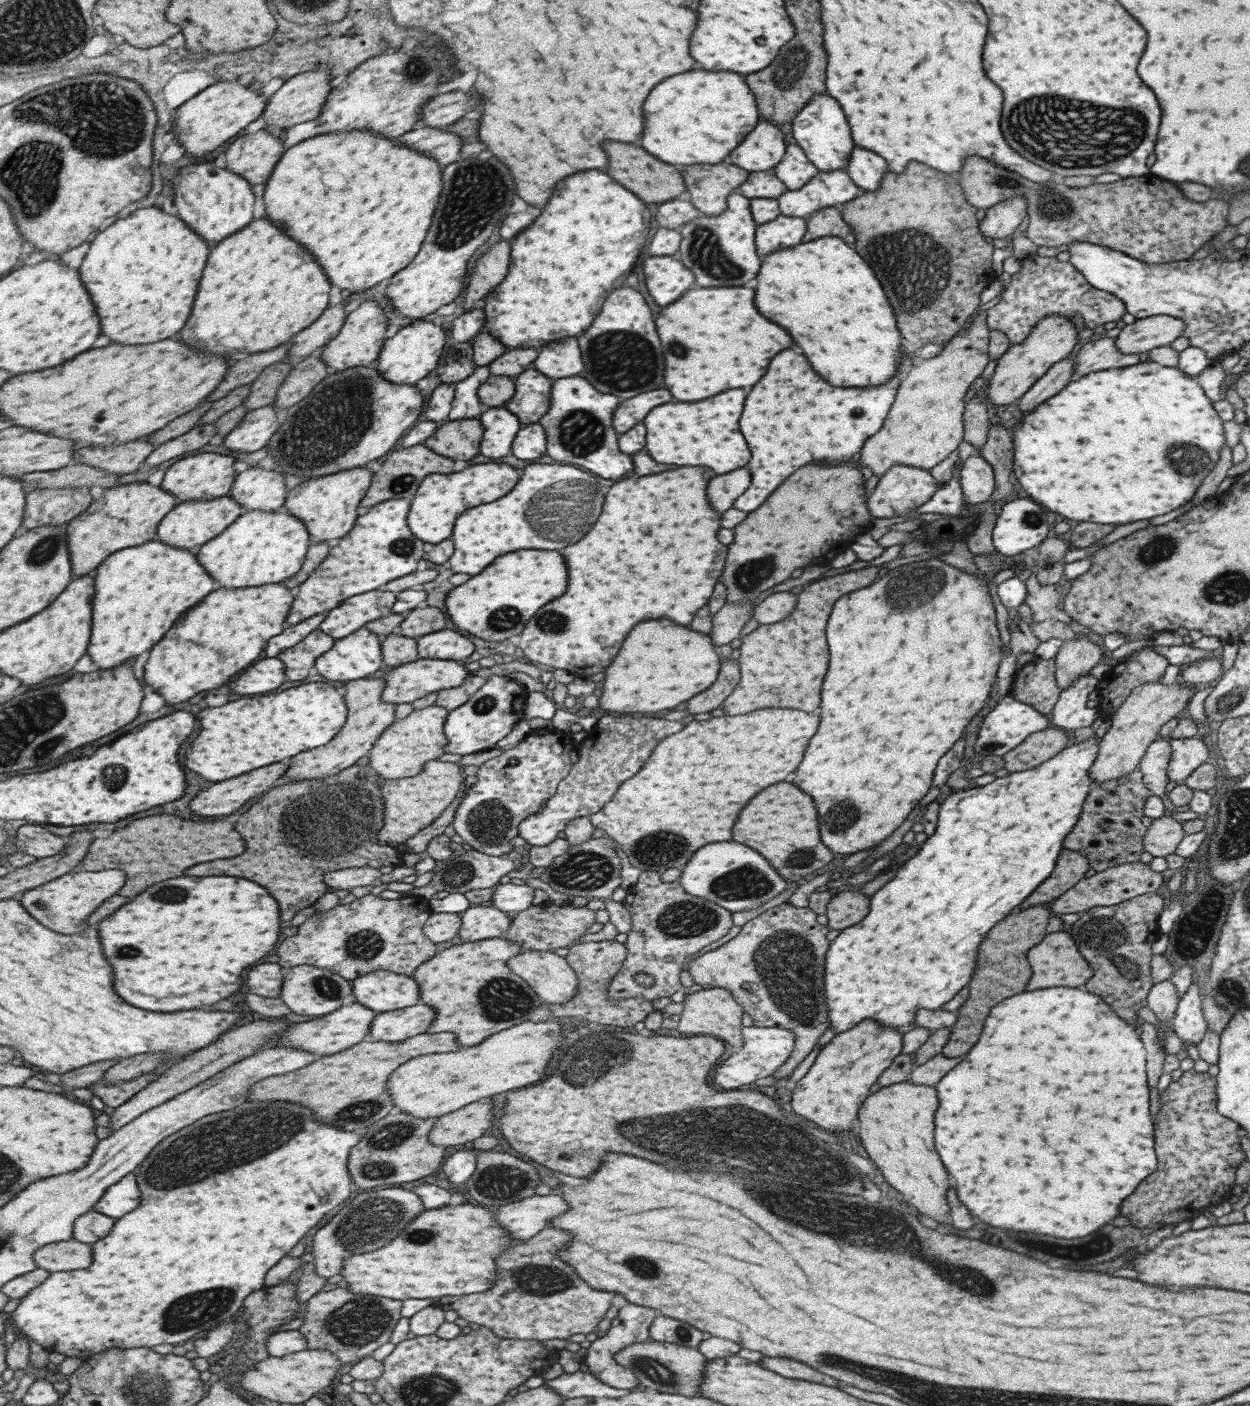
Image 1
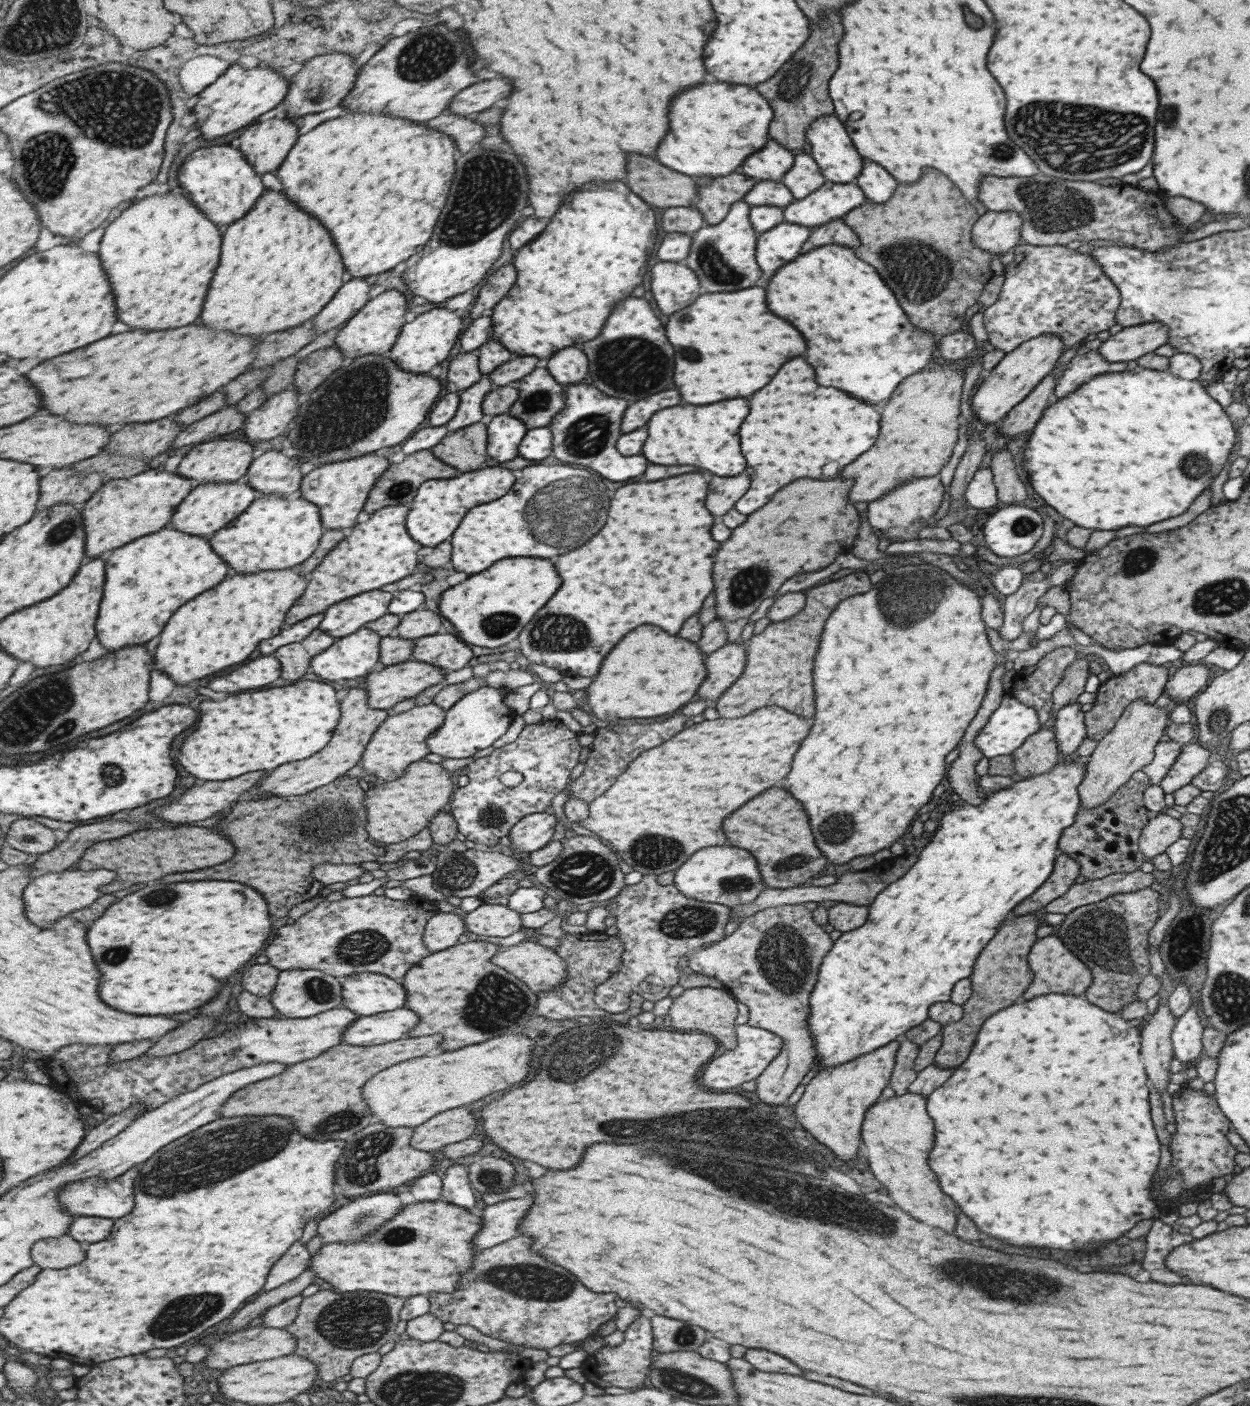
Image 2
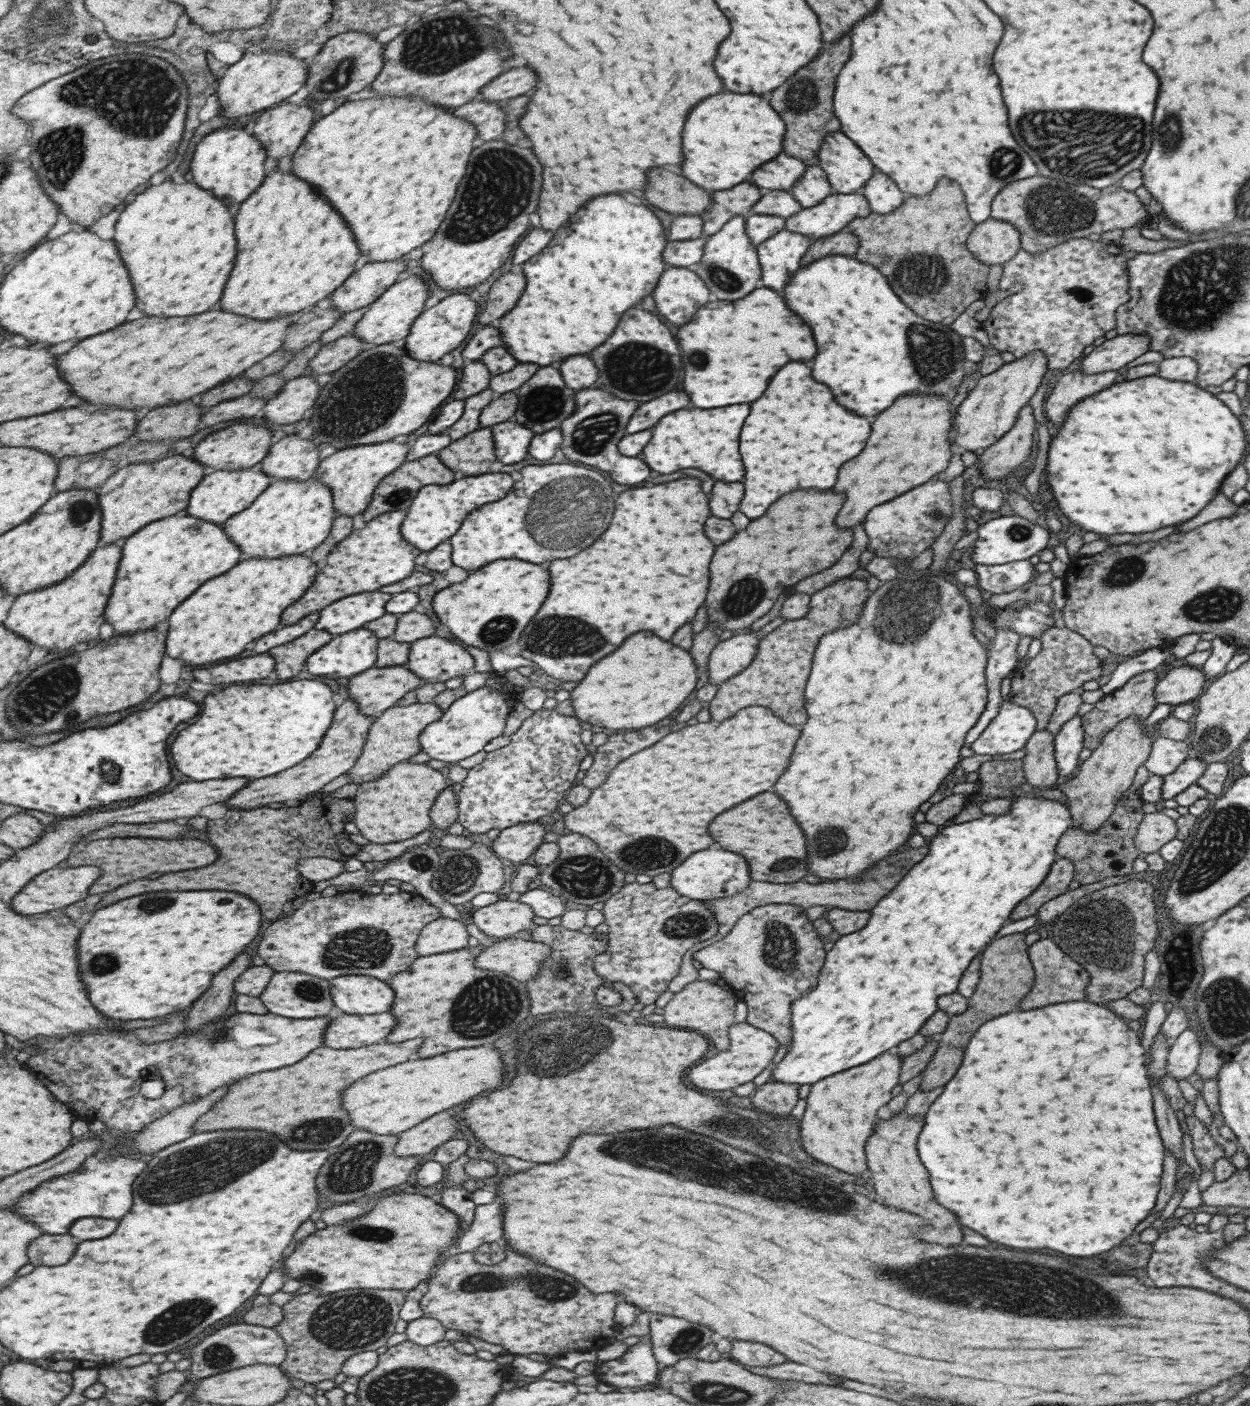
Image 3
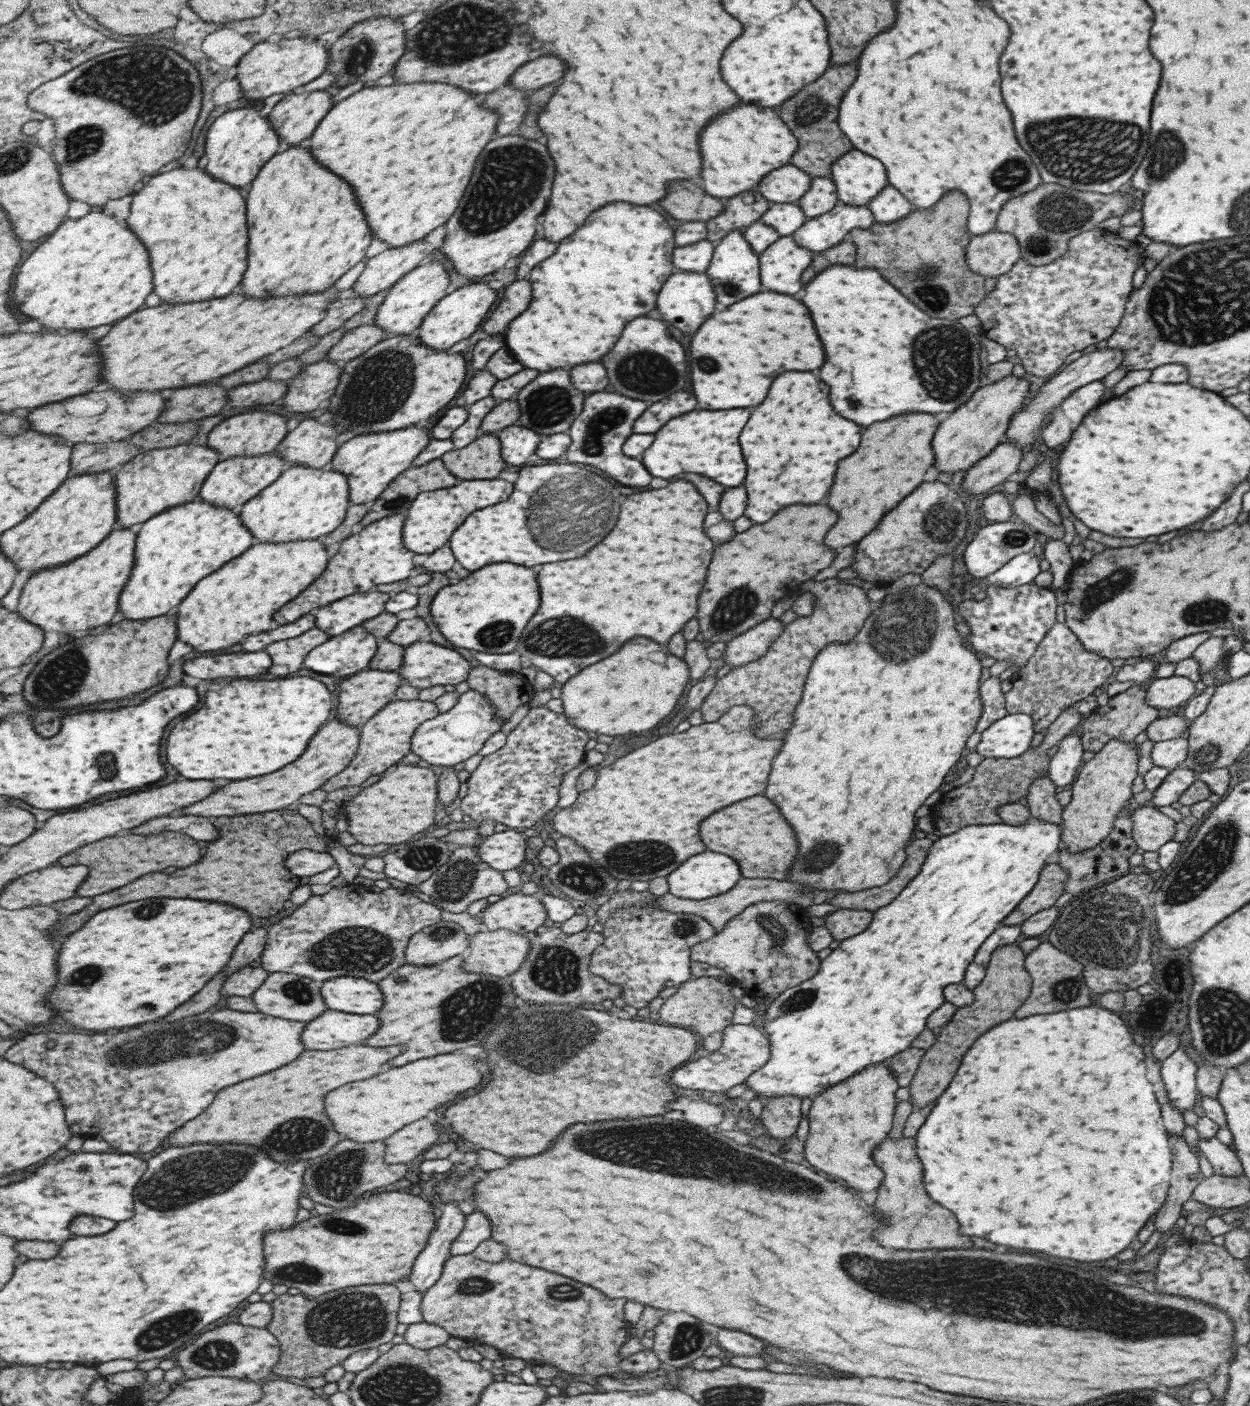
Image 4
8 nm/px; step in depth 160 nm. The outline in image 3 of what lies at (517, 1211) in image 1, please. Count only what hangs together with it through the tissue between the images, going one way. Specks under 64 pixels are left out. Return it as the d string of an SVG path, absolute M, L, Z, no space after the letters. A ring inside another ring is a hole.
M499 1202L477 1205L477 1208L474 1208L471 1226L465 1229L459 1240L456 1240L457 1244L448 1249L447 1257L451 1254L471 1252L485 1242L497 1242L503 1236L503 1230L501 1230L503 1210L501 1208L503 1206L499 1206Z

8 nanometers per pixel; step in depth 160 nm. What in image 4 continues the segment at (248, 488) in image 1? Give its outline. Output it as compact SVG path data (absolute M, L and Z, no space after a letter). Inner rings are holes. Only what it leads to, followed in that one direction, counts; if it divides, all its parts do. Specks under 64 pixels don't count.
M309 417L290 431L275 453L291 465L324 469L338 454L340 446L337 446L335 440L339 433L337 426L323 425Z

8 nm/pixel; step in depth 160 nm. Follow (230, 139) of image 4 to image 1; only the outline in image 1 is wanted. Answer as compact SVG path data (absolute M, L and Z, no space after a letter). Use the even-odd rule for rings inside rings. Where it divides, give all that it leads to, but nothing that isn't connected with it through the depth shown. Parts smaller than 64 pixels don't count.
M203 161L199 164L194 162L178 170L172 184L177 215L181 215L188 226L198 231L211 246L218 245L233 234L238 234L254 221L253 184L241 174L235 174L229 167L215 167L213 161Z

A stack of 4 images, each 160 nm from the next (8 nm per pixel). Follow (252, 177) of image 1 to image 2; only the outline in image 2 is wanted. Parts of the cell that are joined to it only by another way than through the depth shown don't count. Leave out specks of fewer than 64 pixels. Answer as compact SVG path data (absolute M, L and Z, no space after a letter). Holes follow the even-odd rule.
M288 117L255 122L239 136L239 147L259 174L275 172L301 136L298 128L298 120Z

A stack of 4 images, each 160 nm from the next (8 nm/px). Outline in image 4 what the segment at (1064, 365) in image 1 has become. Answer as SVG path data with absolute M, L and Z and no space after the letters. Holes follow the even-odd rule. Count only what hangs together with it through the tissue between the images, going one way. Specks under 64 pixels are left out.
M1003 442L979 462L971 466L963 477L961 489L965 494L988 495L989 490L1009 478L1016 477L1016 470L1023 453L1015 444Z

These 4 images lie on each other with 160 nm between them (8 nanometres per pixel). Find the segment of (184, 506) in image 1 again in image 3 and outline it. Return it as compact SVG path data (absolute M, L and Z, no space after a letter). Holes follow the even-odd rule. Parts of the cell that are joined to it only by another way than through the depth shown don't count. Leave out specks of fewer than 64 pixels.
M259 467L239 471L221 470L209 473L191 494L190 507L187 507L186 511L188 514L194 515L195 518L224 524L235 514L242 513L254 505L259 496L263 495L278 480L279 478L267 474L266 470L261 470Z

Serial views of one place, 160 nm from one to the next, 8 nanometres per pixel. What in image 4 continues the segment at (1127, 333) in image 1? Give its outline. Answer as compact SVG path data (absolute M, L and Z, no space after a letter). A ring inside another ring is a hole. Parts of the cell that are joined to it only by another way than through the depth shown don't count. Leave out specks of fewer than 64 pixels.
M1104 347L1102 349L1094 349L1092 352L1082 354L1077 359L1066 365L1065 368L1057 371L1055 377L1051 377L1048 382L1039 389L1037 395L1029 401L1027 405L1022 405L1009 421L1003 442L1011 442L1015 444L1024 454L1033 448L1034 437L1042 422L1050 421L1050 414L1054 412L1054 408L1070 393L1079 387L1085 386L1090 382L1102 379L1111 370L1115 370L1124 359L1124 354L1119 349Z

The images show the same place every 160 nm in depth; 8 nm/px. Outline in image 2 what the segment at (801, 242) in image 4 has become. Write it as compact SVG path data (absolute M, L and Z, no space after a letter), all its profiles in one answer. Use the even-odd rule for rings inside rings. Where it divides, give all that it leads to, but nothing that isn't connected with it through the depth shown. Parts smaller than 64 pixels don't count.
M825 180L817 190L787 204L782 209L782 217L787 224L813 229L843 218L865 200L863 191L854 182L837 184Z

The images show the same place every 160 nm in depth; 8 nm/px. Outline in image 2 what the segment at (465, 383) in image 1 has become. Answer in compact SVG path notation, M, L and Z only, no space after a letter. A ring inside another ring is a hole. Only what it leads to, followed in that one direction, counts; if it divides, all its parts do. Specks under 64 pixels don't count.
M483 375L474 385L458 391L458 405L455 414L444 424L448 433L479 423L483 416L480 404L485 393L493 386L488 375Z

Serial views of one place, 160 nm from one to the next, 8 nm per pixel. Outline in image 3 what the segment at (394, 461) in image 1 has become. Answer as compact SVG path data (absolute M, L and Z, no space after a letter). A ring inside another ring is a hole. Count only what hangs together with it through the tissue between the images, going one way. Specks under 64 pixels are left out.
M429 454L419 458L419 460L413 460L413 462L405 461L394 473L389 473L386 477L383 477L374 495L374 501L371 502L370 508L362 514L363 520L368 523L383 513L393 512L393 510L405 510L407 506L411 505L413 496L418 494L418 490L422 486L427 484L449 484L453 480L455 480L455 474L451 470L447 470L445 464L441 464L441 460L437 460L435 454Z

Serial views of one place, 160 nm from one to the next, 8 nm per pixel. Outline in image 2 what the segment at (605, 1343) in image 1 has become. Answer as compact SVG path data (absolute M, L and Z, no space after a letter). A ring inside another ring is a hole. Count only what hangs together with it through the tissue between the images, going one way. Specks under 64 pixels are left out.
M641 1311L623 1331L623 1341L617 1346L603 1345L594 1355L588 1355L580 1365L583 1376L591 1384L601 1388L615 1386L615 1388L631 1388L646 1382L652 1350L652 1330L650 1314Z

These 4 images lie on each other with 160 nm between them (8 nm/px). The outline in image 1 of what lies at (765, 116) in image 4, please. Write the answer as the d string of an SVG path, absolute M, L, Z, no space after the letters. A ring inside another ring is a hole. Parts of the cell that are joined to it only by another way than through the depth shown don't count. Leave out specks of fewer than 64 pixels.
M689 70L659 82L643 102L641 148L676 167L724 161L760 118L755 97L742 77L734 72Z

